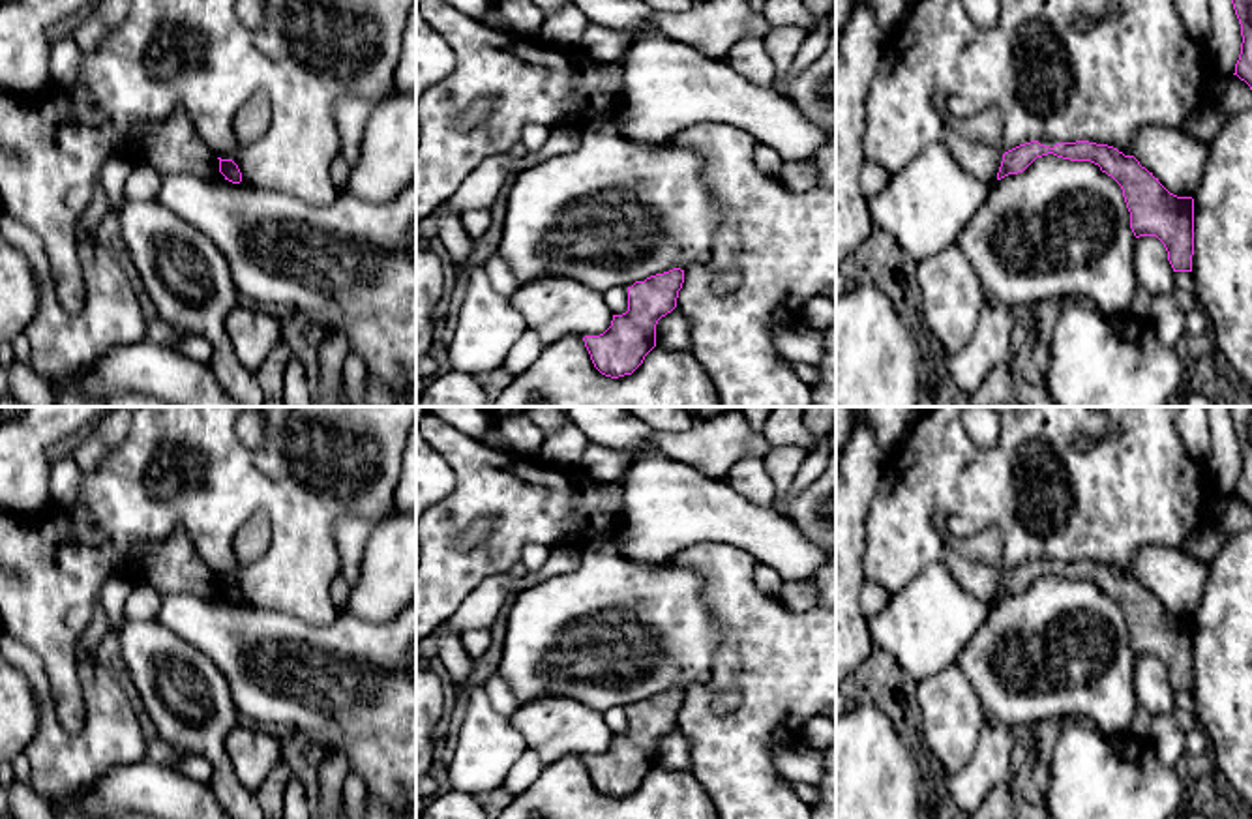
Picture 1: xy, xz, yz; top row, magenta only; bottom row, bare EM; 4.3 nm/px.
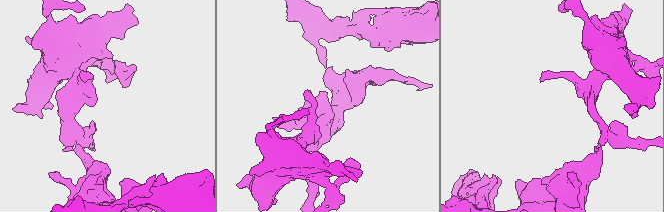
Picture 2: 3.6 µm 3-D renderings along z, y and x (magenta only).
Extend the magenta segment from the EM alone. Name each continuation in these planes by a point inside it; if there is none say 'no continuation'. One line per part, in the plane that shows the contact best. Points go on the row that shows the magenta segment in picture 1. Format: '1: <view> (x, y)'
no continuation

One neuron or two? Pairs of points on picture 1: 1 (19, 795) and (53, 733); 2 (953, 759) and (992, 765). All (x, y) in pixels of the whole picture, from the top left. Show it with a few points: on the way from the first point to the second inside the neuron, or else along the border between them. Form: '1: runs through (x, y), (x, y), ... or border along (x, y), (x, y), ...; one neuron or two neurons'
1: border along (25, 782), (44, 799); two neurons
2: border along (988, 722), (971, 759), (949, 776); two neurons

